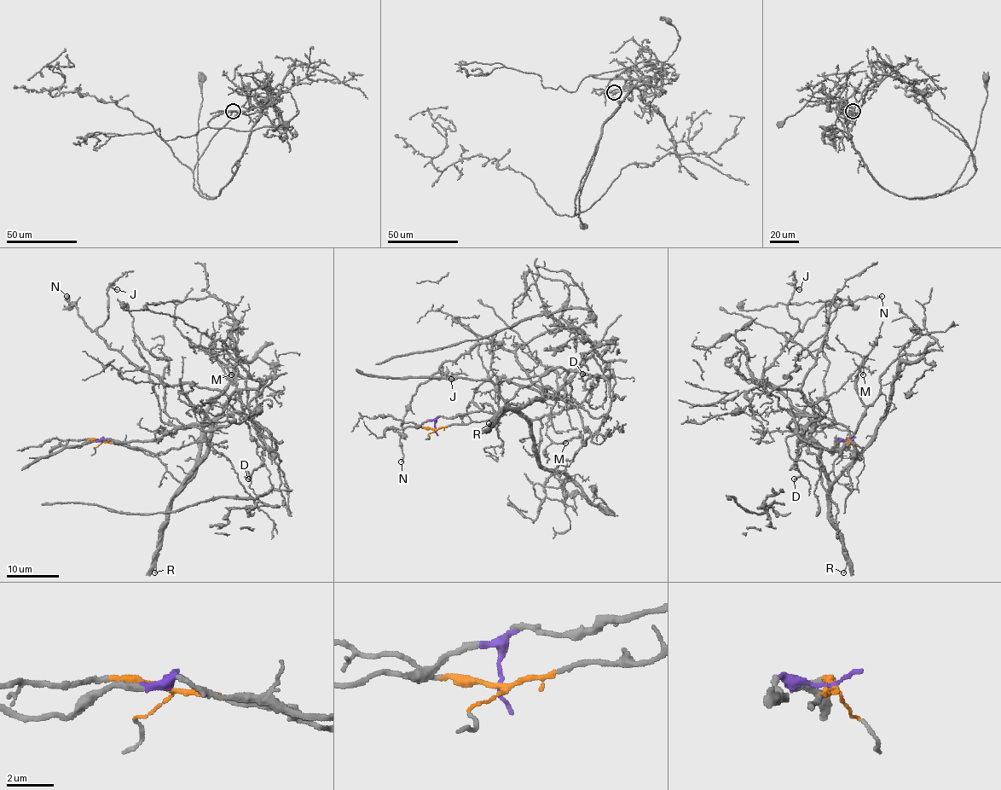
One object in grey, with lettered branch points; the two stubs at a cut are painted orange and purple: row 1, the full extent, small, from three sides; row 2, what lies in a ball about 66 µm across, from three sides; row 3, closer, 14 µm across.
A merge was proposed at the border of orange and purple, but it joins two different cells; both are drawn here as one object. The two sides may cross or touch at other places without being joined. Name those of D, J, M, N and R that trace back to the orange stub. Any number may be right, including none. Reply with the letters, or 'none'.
D, J, N, R

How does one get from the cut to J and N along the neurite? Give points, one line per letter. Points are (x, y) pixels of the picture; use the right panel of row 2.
J: (849, 441), (830, 483), (812, 419), (763, 382), (763, 372), (798, 328), (788, 302), (800, 290)
N: (849, 441), (830, 483), (812, 420), (763, 382), (763, 372), (824, 305), (882, 297)

